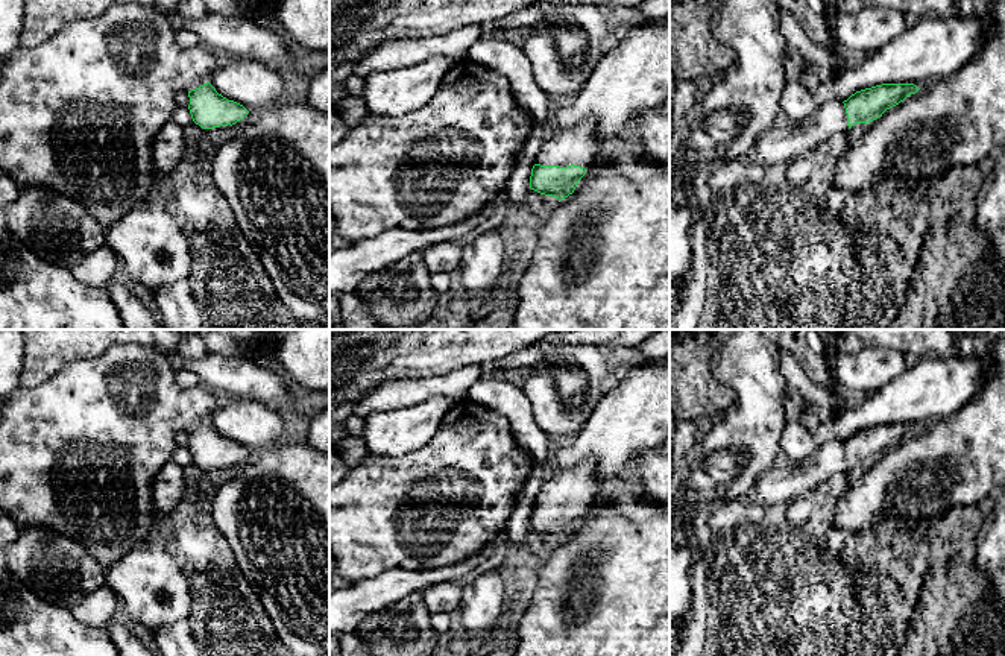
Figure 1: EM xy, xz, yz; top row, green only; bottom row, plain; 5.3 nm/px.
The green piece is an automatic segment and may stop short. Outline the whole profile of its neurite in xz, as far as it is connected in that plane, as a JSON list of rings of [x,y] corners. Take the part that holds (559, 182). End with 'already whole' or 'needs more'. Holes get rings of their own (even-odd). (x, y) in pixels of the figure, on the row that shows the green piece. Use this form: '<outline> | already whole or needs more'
[[[588,118],[574,128],[557,128],[553,138],[542,144],[536,164],[531,169],[530,188],[553,196],[559,200],[574,193],[578,181],[598,158],[598,144],[595,137],[594,118]]] | needs more

